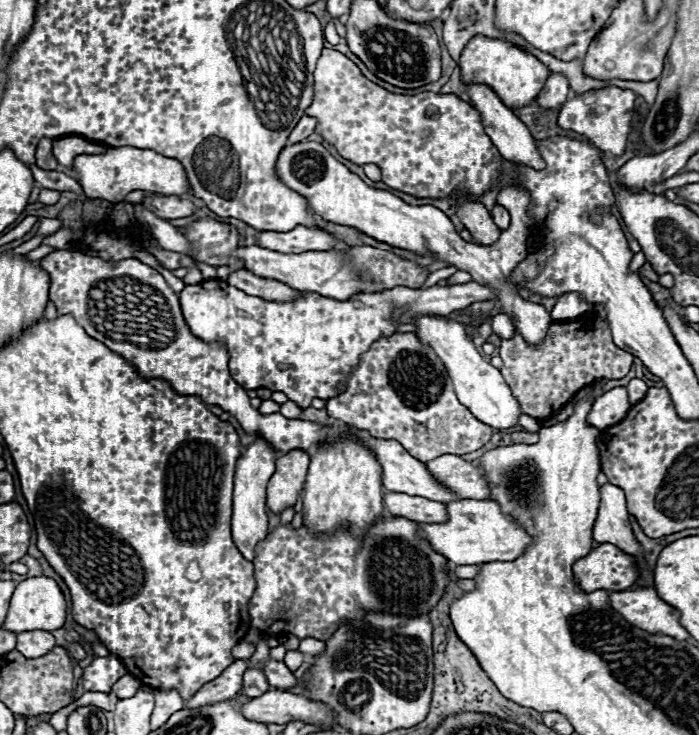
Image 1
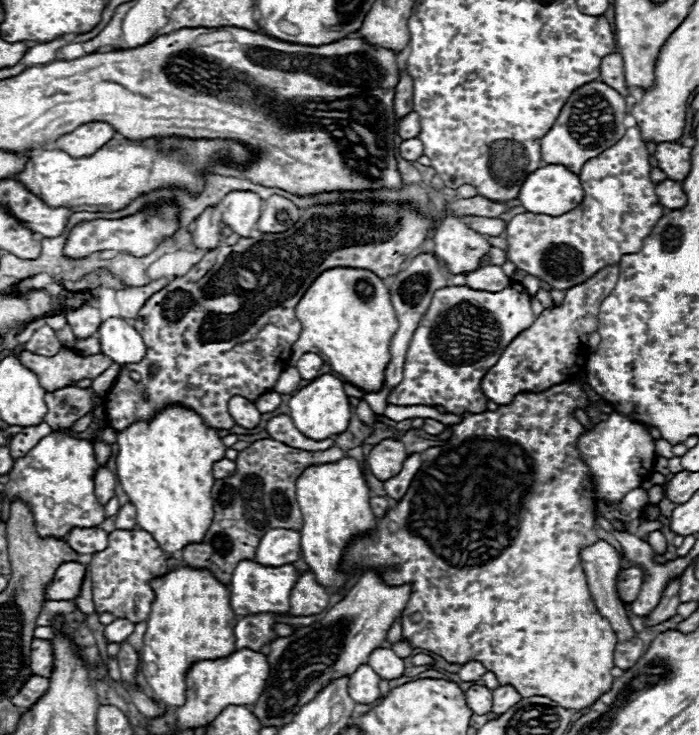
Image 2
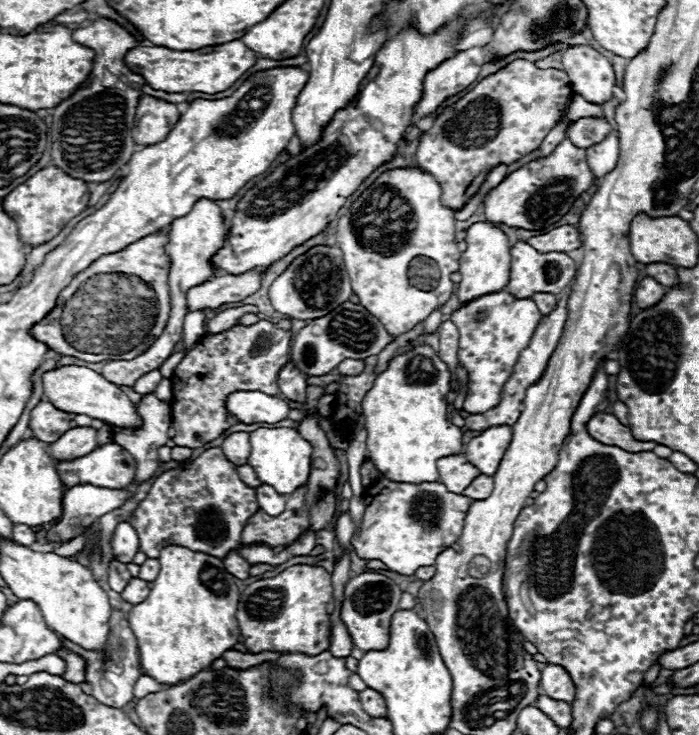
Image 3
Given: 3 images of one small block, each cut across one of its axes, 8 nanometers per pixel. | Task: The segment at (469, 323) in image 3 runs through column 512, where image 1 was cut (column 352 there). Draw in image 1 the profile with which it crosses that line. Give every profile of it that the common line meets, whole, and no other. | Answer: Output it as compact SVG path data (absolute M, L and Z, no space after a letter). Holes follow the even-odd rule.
M204 280L194 286L186 286L180 292L180 306L186 324L192 334L206 342L222 342L230 350L230 374L232 378L246 390L268 388L272 392L284 392L288 400L296 402L300 408L308 408L312 398L334 398L336 384L346 382L346 374L358 364L360 354L364 354L372 342L382 336L390 336L396 332L400 324L410 324L418 316L448 316L454 310L464 310L472 302L494 300L496 294L488 286L478 282L454 284L454 286L430 286L430 288L404 288L396 286L392 290L376 292L376 294L356 294L346 302L338 302L334 298L320 296L316 292L304 292L304 296L296 302L268 302L242 290L224 284L222 280ZM400 310L400 316L394 320L392 314ZM286 364L286 366L284 366Z

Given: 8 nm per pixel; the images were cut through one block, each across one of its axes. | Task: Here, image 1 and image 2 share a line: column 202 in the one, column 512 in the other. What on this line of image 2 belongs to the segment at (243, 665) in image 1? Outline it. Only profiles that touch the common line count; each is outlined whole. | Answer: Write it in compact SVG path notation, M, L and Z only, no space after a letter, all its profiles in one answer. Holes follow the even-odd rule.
M510 684L494 688L492 690L492 696L494 696L494 704L492 704L492 712L494 714L504 714L504 710L512 708L516 702L522 700L522 696Z

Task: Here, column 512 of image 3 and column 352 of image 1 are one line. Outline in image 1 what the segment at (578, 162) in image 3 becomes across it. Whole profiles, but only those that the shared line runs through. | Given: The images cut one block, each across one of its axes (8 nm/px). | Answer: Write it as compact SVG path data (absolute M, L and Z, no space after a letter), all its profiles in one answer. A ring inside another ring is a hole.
M306 140L286 146L276 160L276 176L290 190L302 194L308 200L310 210L328 222L358 228L360 232L390 246L404 248L420 256L436 256L438 260L450 262L450 266L456 266L458 270L470 272L478 284L494 288L504 314L512 318L516 332L522 334L522 338L530 346L540 346L544 342L546 332L552 324L550 314L544 310L544 306L520 298L518 288L508 282L514 268L528 256L526 238L530 232L530 216L526 214L526 206L530 198L526 198L526 192L518 190L518 186L508 186L498 194L498 204L512 214L510 226L500 232L498 242L494 242L492 246L482 246L462 240L454 230L450 218L442 210L434 206L412 206L388 190L368 186L360 176L338 162L320 142Z

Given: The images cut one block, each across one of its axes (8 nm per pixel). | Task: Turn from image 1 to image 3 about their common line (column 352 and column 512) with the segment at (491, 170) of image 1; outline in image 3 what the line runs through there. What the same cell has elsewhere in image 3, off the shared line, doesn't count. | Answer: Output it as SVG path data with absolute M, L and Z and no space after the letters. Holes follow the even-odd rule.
M516 60L508 64L504 70L492 74L490 78L482 80L474 90L464 94L454 106L446 106L434 120L434 126L424 132L418 144L416 160L422 170L432 174L436 182L442 188L442 202L448 208L460 210L470 196L478 192L478 188L484 184L488 172L498 164L512 164L520 160L522 156L536 150L546 134L562 120L562 116L568 110L570 102L570 78L562 70L540 70L530 62Z

